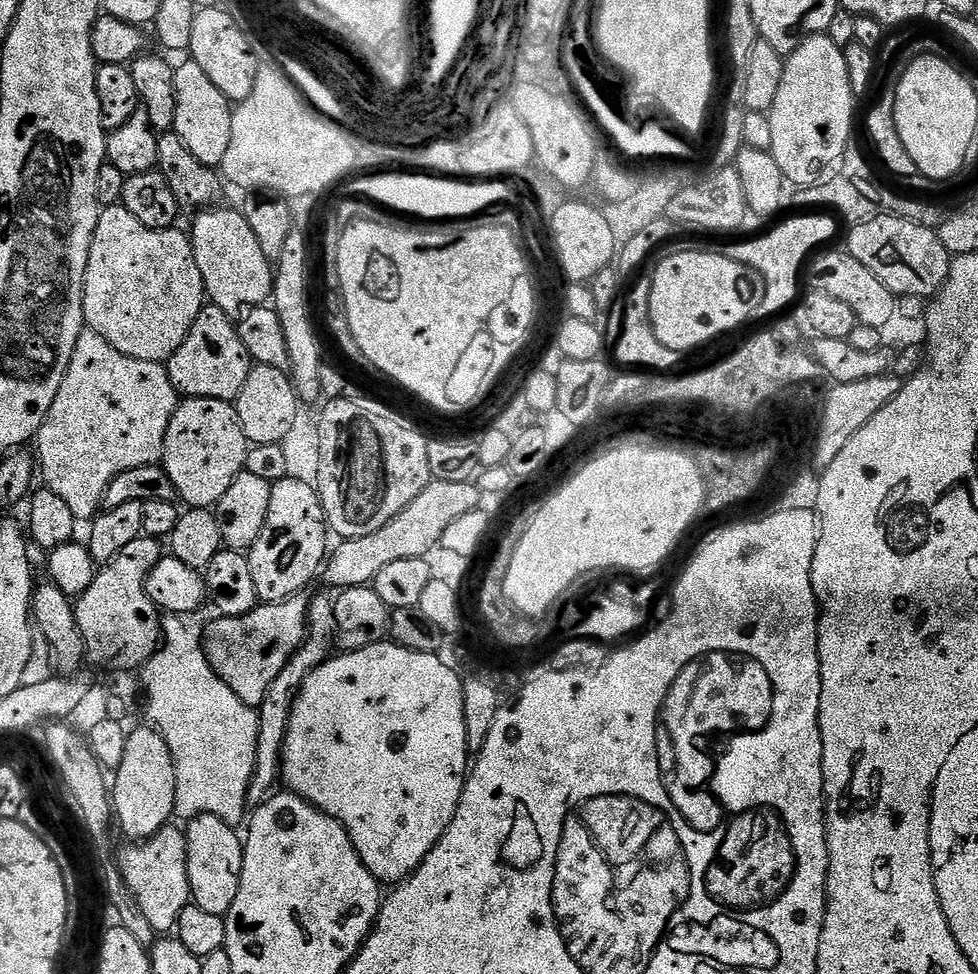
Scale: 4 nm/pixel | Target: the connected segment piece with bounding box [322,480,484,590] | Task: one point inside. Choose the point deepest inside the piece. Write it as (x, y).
(413, 533)

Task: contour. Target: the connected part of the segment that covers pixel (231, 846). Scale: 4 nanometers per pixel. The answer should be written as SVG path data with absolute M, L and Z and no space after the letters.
M202 813L187 821L184 837L188 855L188 877L192 891L191 903L202 906L210 914L227 916L234 898L238 898L242 862L244 861L244 842L241 833L236 833L231 823L214 814Z

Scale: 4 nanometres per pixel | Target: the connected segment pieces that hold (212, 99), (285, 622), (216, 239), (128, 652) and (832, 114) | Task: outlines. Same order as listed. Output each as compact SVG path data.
M191 58L185 64L177 63L174 74L174 131L182 142L186 142L186 150L198 158L206 166L219 169L226 158L226 150L230 146L230 130L234 127L234 104L210 82L209 76L202 71L202 66Z
M297 594L288 600L279 600L276 604L256 605L250 614L245 616L220 616L216 624L216 636L208 636L206 649L208 660L215 668L222 682L226 684L246 704L259 709L262 698L266 698L266 690L270 690L274 678L282 674L282 666L290 662L290 658L297 652L308 638L308 606L310 600L307 595Z
M212 206L195 213L196 221L190 227L190 239L194 250L194 262L202 270L202 282L207 299L218 305L225 314L235 317L250 308L269 303L272 295L274 264L262 254L250 222L246 222L243 211Z
M142 534L134 542L129 542L113 560L107 561L97 571L94 582L90 582L88 589L81 596L75 597L76 621L84 639L84 650L89 665L92 663L96 668L113 668L116 672L128 672L131 668L140 670L160 648L162 613L150 598L150 594L146 594L146 582L150 570L158 566L162 555L160 547L162 547L161 541Z
M826 34L811 36L801 42L784 62L782 82L778 86L778 95L774 106L767 112L770 118L772 147L770 149L778 170L782 170L785 181L797 189L814 187L821 183L823 172L840 162L847 152L852 138L852 115L856 112L857 97L853 95L850 75L846 66L844 49L832 41Z

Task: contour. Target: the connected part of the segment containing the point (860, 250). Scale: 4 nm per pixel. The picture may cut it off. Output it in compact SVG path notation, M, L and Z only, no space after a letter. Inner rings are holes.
M876 214L871 218L861 219L851 225L852 233L848 236L846 250L870 274L874 274L891 291L893 296L914 296L932 298L948 281L952 269L953 257L942 246L939 235L924 224L915 224L903 216Z

